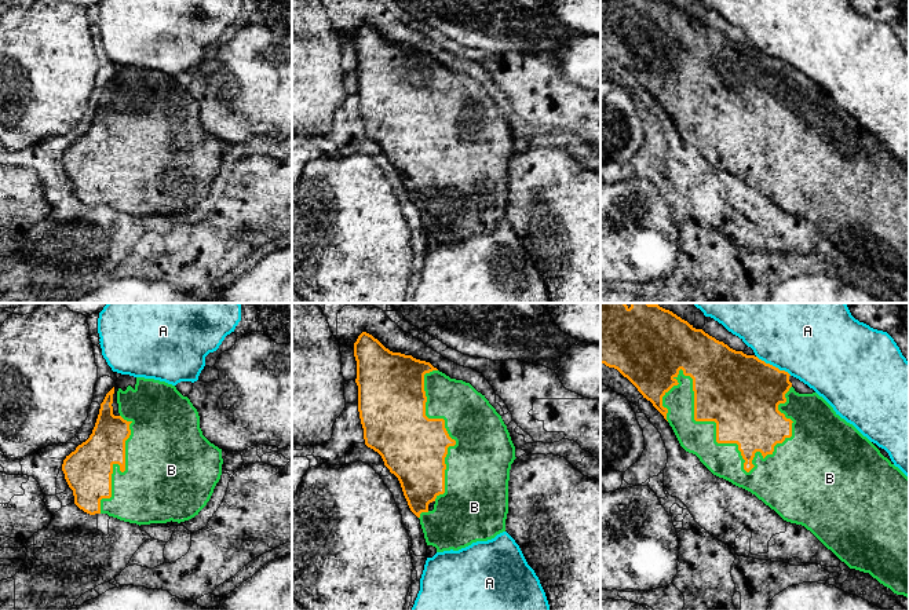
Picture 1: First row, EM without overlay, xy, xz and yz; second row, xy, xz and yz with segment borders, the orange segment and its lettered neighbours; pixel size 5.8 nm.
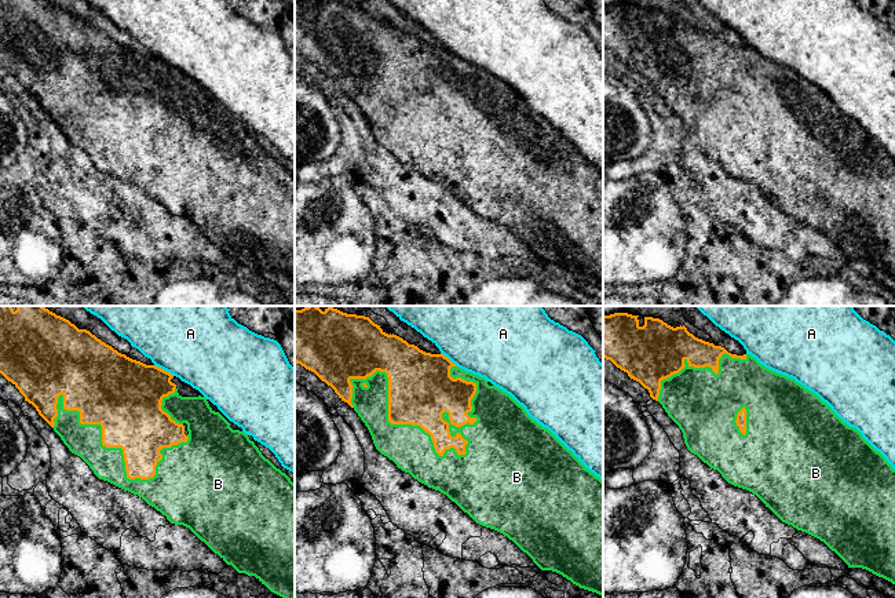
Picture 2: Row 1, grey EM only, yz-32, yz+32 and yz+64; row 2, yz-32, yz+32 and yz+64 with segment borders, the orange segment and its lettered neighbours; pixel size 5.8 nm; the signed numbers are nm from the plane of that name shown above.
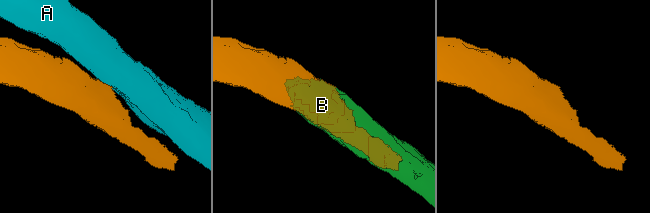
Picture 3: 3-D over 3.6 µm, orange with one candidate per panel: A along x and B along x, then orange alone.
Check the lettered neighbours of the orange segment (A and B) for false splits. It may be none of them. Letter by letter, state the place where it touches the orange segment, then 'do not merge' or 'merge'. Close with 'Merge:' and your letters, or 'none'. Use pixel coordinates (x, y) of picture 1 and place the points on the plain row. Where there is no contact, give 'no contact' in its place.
A: meets orange in yz at (774, 58); do not merge
B: meets orange in yz at (732, 134); merge
Merge: B

